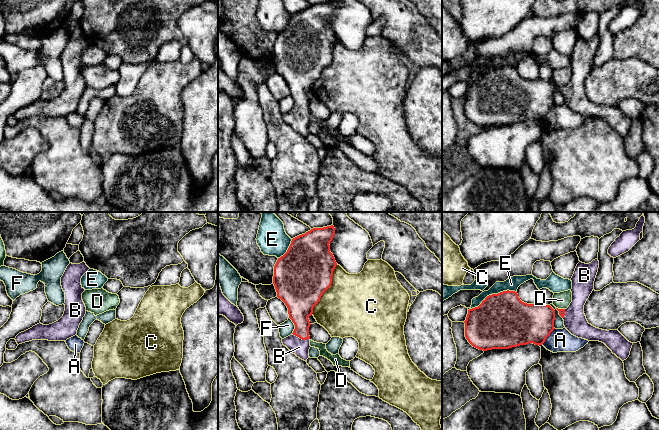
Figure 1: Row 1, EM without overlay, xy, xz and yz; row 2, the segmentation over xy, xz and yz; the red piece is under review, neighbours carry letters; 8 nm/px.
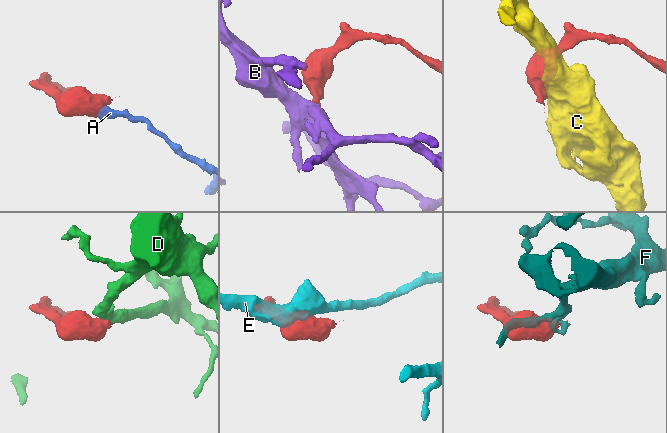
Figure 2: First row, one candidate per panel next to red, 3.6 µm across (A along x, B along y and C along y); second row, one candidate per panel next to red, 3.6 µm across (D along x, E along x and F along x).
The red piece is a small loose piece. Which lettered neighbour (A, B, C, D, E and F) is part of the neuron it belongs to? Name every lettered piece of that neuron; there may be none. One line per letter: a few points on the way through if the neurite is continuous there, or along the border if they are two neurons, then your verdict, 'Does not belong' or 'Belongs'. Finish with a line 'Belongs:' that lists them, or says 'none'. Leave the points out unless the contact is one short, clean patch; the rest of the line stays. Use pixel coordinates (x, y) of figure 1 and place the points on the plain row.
A: Boundary: yz (554, 104), (542, 119). Does not belong
B: Path across: xz (300, 83), (301, 114), (299, 123). Belongs
C: Does not belong
D: Boundary: yz (556, 83), (564, 85). Does not belong
E: Boundary: yz (516, 67), (503, 66), (489, 70), (477, 82), (468, 86). Does not belong
F: Boundary: yz (549, 81), (554, 86), (554, 104). Does not belong
Belongs: B

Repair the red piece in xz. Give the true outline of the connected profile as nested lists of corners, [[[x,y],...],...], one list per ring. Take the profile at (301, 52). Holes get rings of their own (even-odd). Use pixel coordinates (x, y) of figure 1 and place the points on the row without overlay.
[[[331,1],[313,4],[293,14],[287,28],[278,34],[274,42],[273,60],[277,73],[287,82],[289,94],[295,101],[293,109],[282,115],[282,119],[304,137],[309,134],[311,123],[309,112],[311,100],[308,93],[312,91],[313,84],[319,78],[322,70],[331,62],[333,47],[337,41],[329,21],[334,10],[335,4]]]

